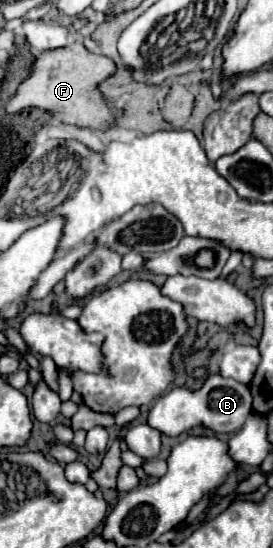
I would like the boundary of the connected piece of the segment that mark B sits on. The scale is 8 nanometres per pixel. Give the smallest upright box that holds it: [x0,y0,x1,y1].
[148,373,252,437]

